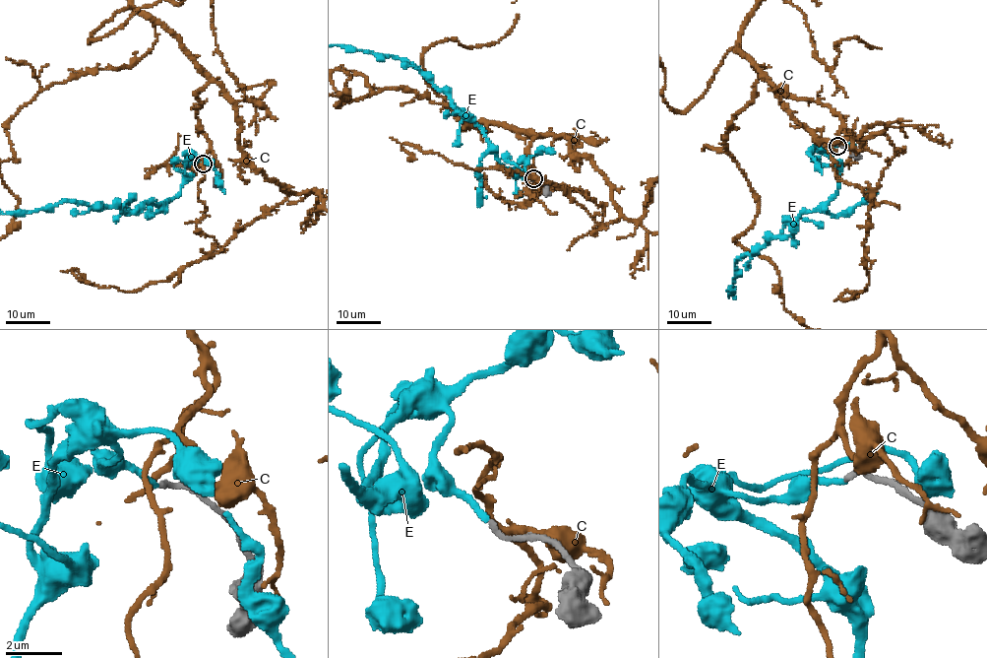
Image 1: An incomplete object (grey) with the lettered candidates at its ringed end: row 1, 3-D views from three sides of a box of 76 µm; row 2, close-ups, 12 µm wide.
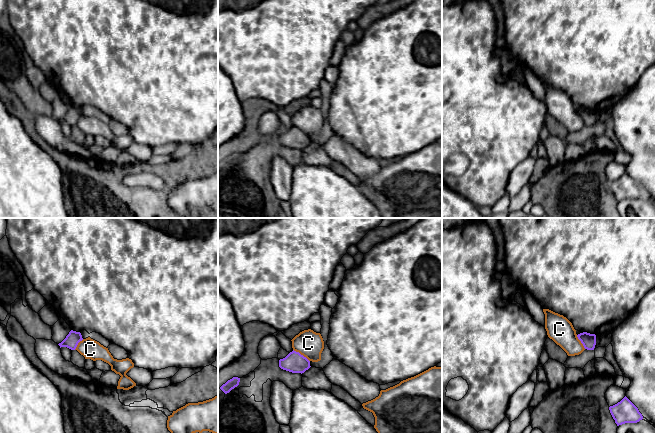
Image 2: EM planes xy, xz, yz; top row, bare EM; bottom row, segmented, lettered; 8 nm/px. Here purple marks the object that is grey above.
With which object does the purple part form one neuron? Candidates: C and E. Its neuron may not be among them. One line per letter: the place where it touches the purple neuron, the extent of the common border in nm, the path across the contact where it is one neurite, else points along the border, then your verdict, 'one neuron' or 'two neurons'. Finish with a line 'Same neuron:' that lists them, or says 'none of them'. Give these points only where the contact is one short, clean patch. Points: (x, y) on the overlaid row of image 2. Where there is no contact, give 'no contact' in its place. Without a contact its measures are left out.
C: xz (300, 354) | 170 nm | along xz (293, 349), (309, 361) | two neurons
E: no contact | one neuron
Same neuron: E

